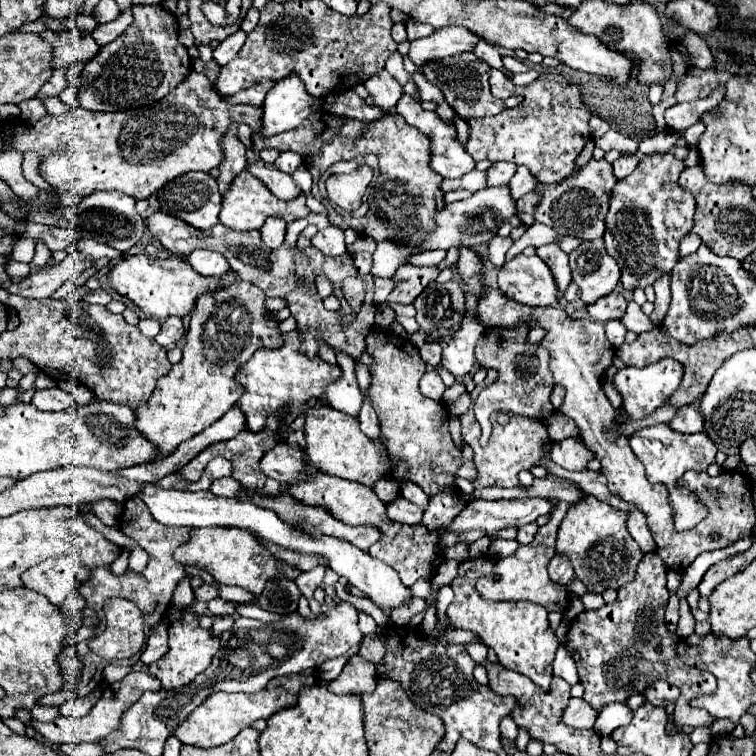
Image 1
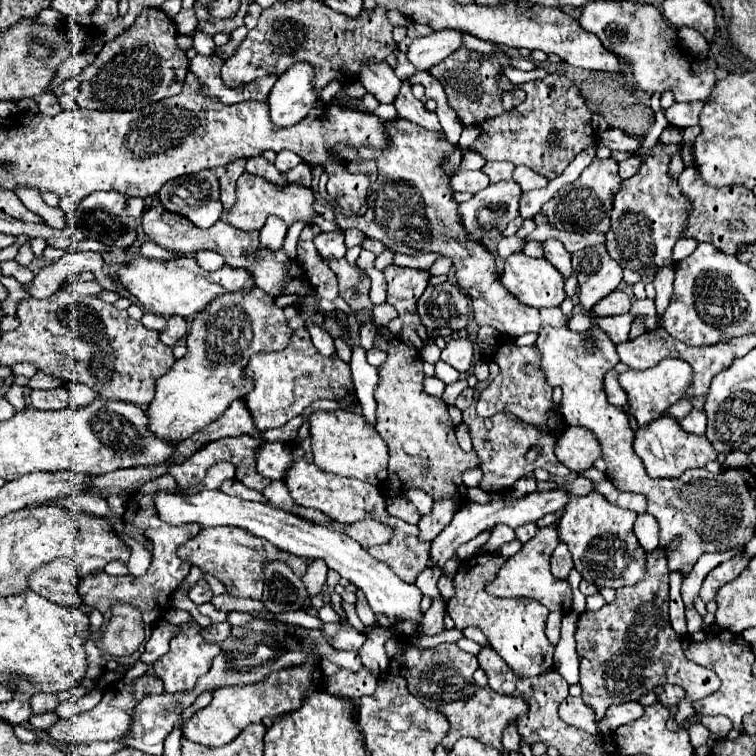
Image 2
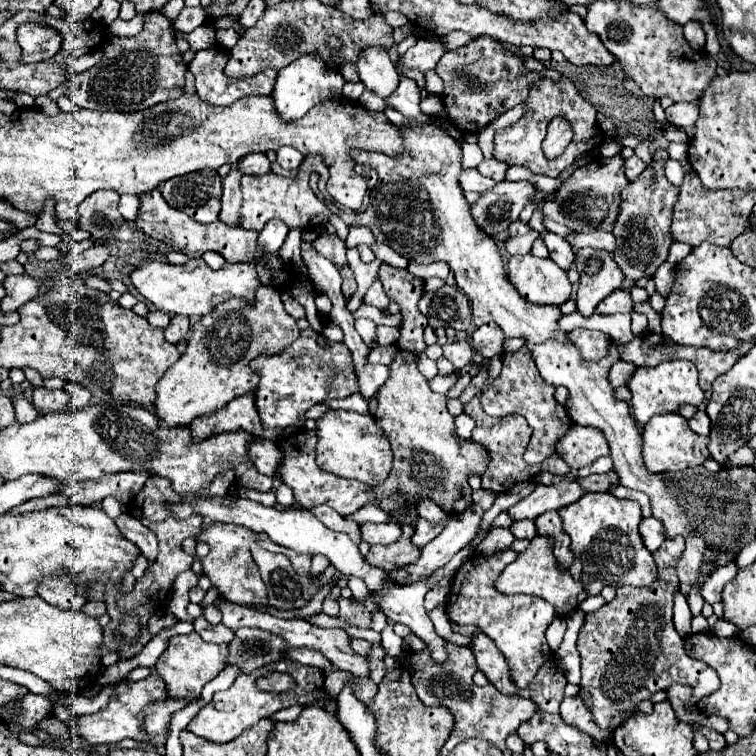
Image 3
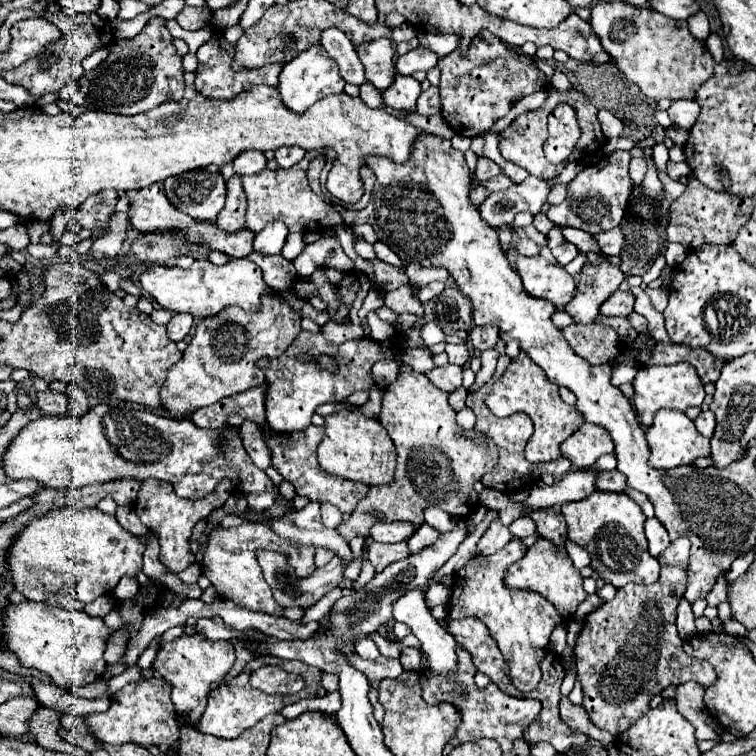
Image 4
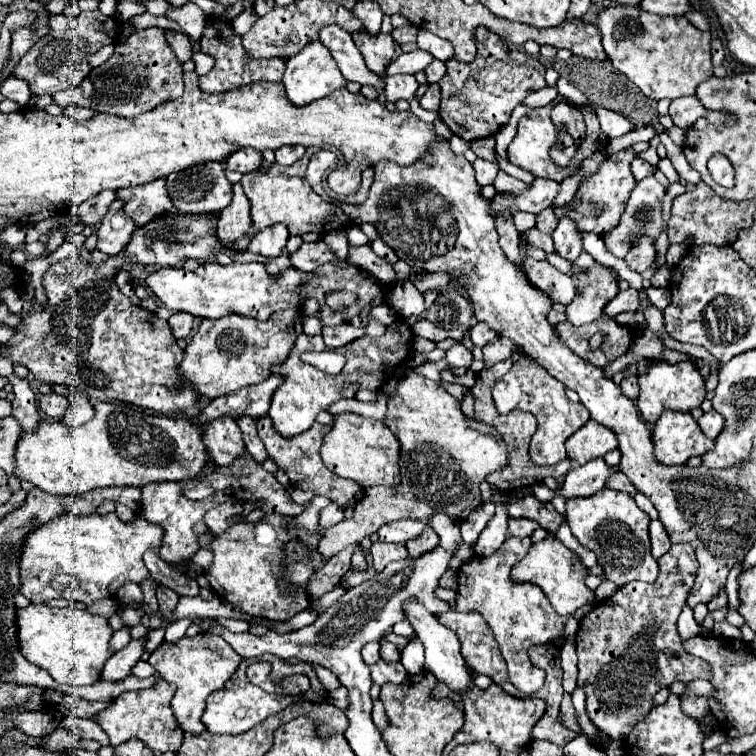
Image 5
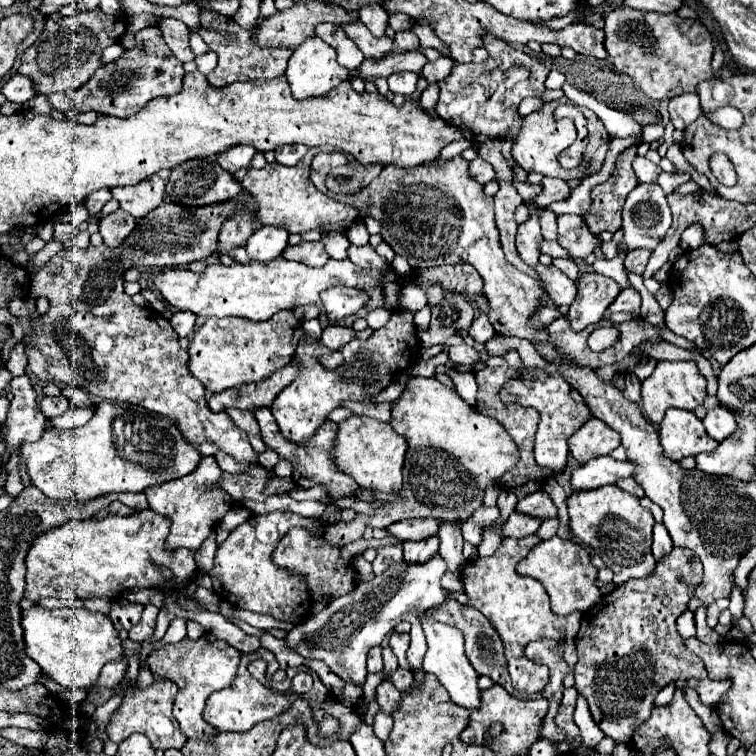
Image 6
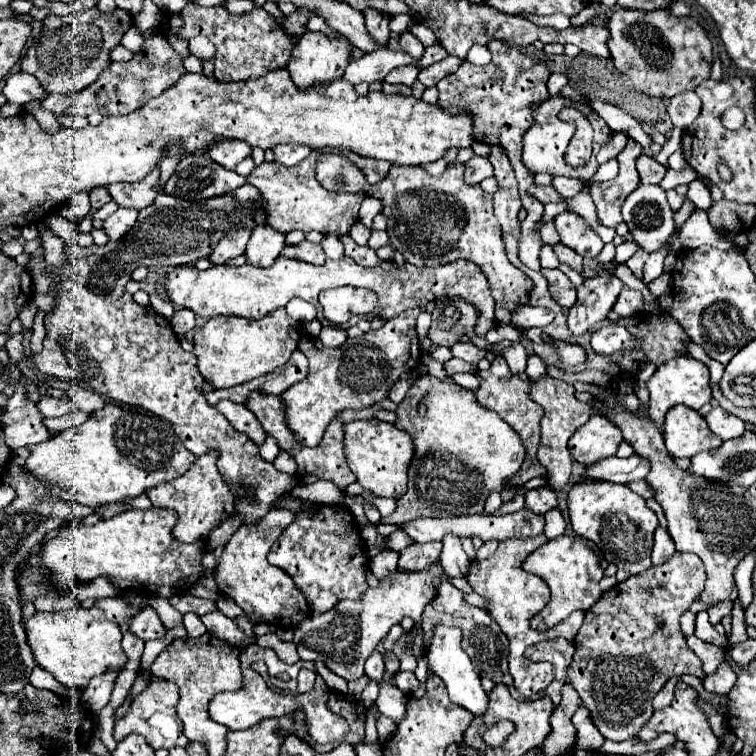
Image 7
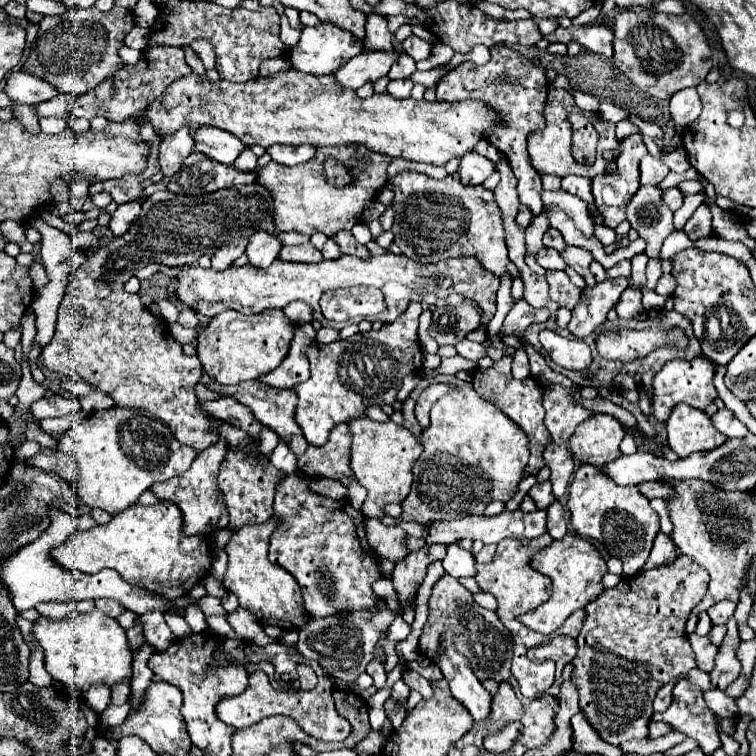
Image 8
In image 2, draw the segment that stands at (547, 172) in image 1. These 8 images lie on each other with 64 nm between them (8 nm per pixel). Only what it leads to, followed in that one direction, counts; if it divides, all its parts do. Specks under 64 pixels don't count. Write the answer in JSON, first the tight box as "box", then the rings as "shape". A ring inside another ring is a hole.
{"box":[470,74,596,178],"shape":[[[548,74],[544,80],[528,82],[524,84],[524,90],[528,96],[522,106],[506,112],[504,116],[486,120],[480,126],[482,134],[470,148],[480,152],[486,160],[506,160],[516,166],[524,164],[546,178],[556,178],[576,154],[580,154],[590,144],[596,144],[596,132],[592,128],[594,112],[590,112],[586,106],[580,90],[562,74]],[[552,132],[560,132],[562,136],[558,148],[548,148],[548,138]]]}

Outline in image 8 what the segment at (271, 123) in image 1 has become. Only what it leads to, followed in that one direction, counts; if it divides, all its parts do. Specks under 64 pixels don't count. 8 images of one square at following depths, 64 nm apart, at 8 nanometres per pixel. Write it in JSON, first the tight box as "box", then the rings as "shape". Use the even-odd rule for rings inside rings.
{"box":[290,22,362,76],"shape":[[[320,22],[318,26],[312,28],[302,28],[300,42],[290,50],[290,60],[296,70],[304,74],[314,74],[314,76],[324,76],[336,72],[338,66],[348,62],[350,58],[358,56],[362,52],[362,42],[356,38],[352,32],[332,24],[332,22]]]}

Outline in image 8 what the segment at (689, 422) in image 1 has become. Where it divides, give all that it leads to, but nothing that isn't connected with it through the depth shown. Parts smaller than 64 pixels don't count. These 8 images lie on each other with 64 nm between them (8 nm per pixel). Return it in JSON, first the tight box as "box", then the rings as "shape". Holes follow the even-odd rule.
{"box":[712,408,748,438],"shape":[[[728,408],[718,410],[712,416],[712,422],[714,422],[716,430],[722,432],[724,436],[728,436],[728,438],[744,438],[744,436],[748,436],[748,428]]]}

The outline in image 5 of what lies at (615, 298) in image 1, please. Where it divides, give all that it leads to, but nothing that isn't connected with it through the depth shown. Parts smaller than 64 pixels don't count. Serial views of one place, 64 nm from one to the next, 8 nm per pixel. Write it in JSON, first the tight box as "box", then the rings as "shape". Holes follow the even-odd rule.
{"box":[604,288,640,316],"shape":[[[628,288],[628,290],[622,290],[616,294],[616,298],[612,298],[604,312],[608,316],[616,316],[620,312],[636,312],[640,308],[640,296],[638,296],[638,290],[634,288]]]}

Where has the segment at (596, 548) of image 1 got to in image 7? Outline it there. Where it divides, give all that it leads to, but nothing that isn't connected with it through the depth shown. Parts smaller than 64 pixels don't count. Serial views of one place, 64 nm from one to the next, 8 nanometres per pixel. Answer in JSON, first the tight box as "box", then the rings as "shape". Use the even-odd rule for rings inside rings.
{"box":[568,478,658,582],"shape":[[[584,478],[570,490],[568,512],[574,532],[580,538],[592,540],[604,552],[604,558],[618,566],[618,582],[652,566],[650,552],[654,530],[658,528],[658,516],[646,506],[646,500],[628,486]]]}

